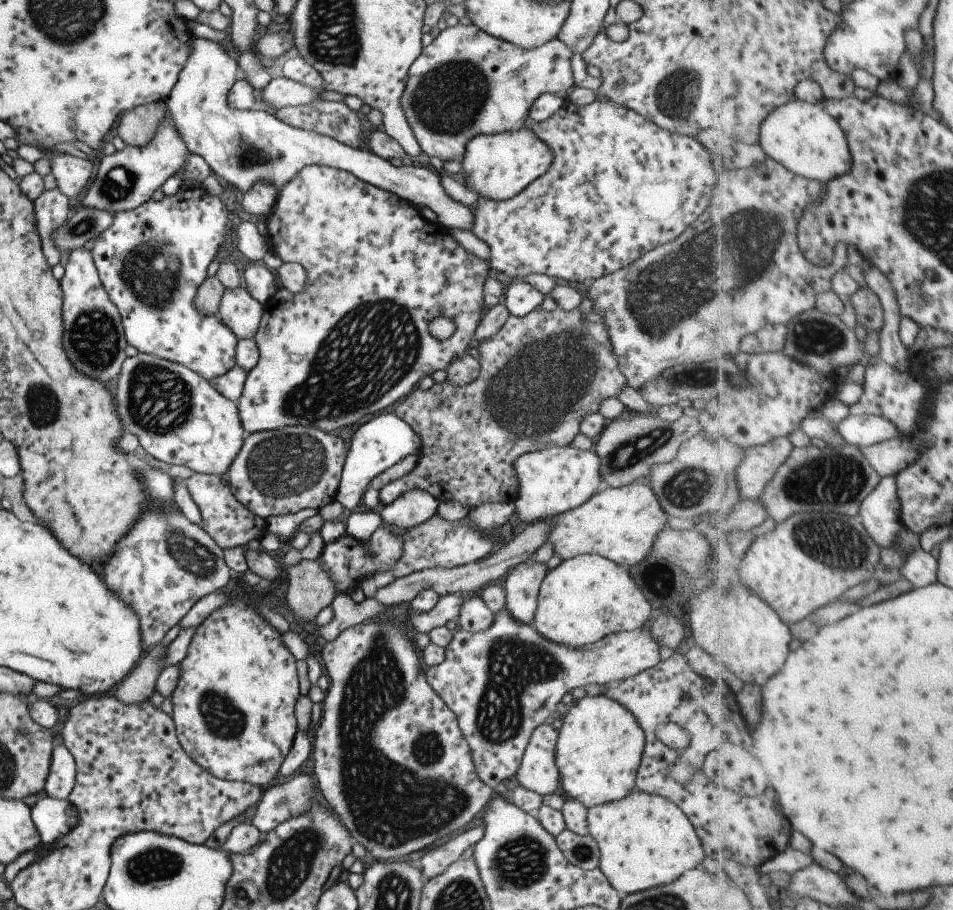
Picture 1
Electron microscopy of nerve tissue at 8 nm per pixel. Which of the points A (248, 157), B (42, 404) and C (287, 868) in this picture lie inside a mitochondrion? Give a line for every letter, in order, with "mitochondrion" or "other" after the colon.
A: mitochondrion
B: mitochondrion
C: mitochondrion

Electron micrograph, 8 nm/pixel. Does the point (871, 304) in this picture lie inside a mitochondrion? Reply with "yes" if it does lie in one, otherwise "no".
no

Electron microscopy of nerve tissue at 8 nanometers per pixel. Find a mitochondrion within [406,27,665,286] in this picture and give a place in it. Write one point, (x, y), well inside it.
(449, 98)

